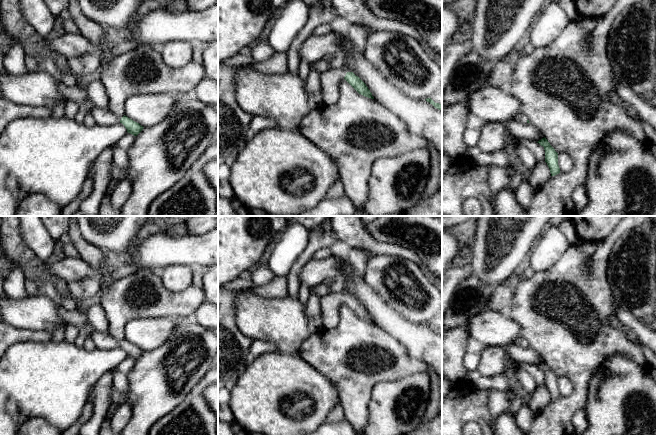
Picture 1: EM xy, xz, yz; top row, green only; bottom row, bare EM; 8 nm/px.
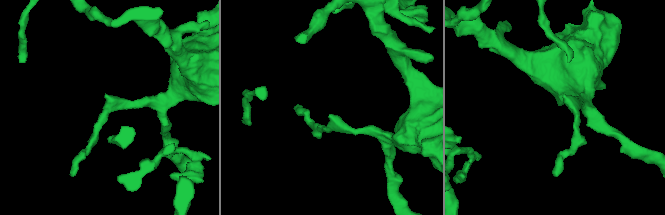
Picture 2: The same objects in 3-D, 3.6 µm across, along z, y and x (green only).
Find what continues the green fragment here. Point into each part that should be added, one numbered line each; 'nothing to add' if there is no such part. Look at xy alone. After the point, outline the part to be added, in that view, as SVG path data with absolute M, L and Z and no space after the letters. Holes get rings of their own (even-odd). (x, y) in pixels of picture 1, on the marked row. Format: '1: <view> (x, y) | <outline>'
1: xy (105, 117) | M94 107L91 114L95 119L95 123L102 126L118 124L121 120L121 118L117 117L109 108Z

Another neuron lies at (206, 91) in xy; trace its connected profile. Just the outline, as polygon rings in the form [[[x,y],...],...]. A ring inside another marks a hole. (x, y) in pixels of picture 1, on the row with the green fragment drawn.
[[[204,77],[194,88],[195,96],[208,105],[218,105],[218,81]]]

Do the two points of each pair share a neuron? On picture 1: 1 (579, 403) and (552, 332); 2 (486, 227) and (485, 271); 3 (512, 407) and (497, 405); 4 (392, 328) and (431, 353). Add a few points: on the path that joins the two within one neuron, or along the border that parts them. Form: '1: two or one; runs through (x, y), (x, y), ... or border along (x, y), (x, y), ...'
1: one; runs through (579, 385), (579, 359), (570, 350)
2: one; runs through (486, 238), (486, 260)
3: one; runs through (508, 405), (501, 405)
4: one; runs through (402, 329), (413, 335), (421, 343)

